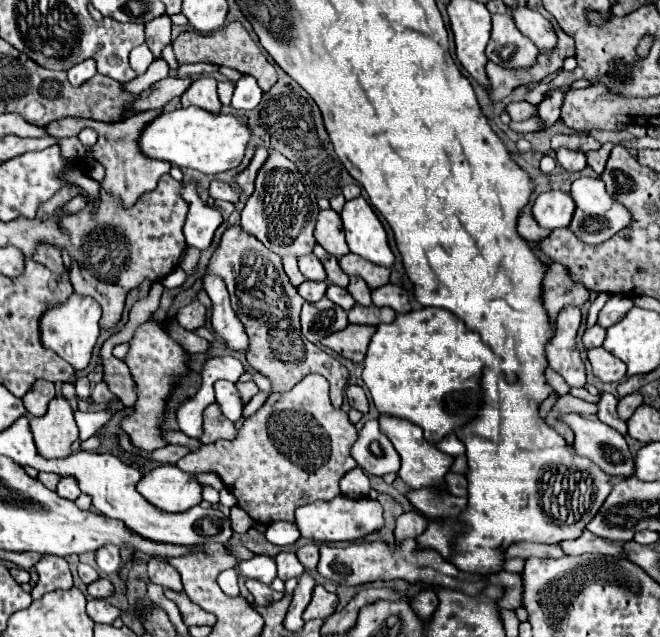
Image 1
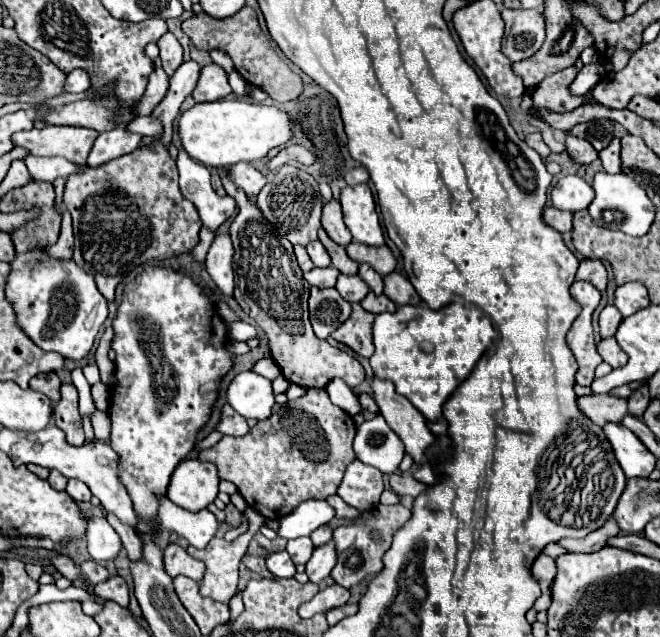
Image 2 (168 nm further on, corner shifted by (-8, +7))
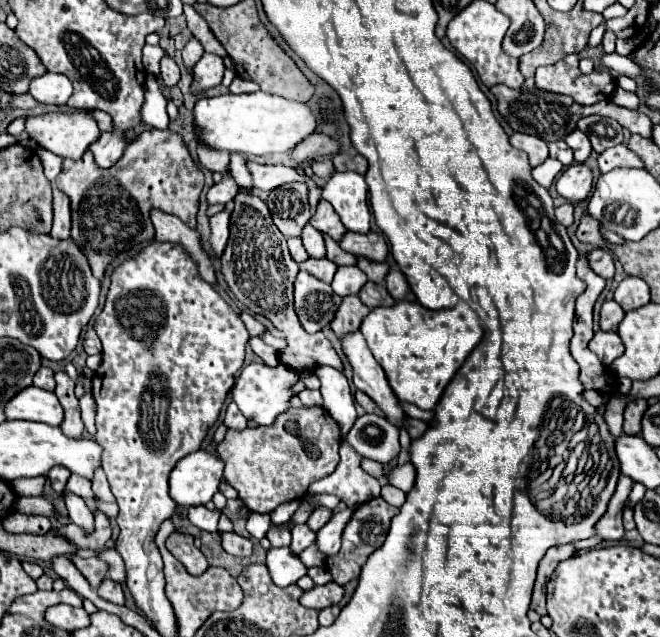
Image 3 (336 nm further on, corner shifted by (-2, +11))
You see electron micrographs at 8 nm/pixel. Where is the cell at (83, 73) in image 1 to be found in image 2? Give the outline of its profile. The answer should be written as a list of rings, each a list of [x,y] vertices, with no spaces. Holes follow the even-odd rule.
[[[76,69],[76,71],[68,73],[66,83],[64,83],[64,93],[82,93],[88,87],[90,87],[88,73],[82,69]]]

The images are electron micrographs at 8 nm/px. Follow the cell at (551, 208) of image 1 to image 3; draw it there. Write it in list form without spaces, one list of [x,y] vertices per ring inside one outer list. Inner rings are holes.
[[[574,163],[566,167],[556,179],[558,195],[570,203],[586,201],[590,189],[592,189],[592,171],[582,163]]]

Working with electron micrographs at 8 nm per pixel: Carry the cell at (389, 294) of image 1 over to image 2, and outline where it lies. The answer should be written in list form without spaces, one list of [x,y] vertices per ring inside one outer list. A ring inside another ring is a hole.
[[[390,273],[384,277],[384,293],[396,303],[396,305],[420,305],[420,295],[416,293],[414,285],[400,273]]]

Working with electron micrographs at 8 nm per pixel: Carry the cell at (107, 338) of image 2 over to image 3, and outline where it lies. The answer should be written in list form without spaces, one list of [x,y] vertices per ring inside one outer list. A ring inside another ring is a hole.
[[[88,329],[88,331],[86,331],[86,339],[84,339],[84,351],[86,351],[88,355],[94,355],[94,353],[102,351],[100,339],[98,339],[98,335],[96,335],[96,331],[94,331],[94,329]]]

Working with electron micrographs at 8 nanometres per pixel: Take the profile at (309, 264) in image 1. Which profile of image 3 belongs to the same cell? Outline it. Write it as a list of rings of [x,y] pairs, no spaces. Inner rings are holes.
[[[306,225],[304,231],[302,231],[302,243],[304,243],[304,249],[310,257],[314,259],[320,259],[324,257],[324,239],[322,239],[322,233],[318,233],[318,229],[314,229],[312,225]]]

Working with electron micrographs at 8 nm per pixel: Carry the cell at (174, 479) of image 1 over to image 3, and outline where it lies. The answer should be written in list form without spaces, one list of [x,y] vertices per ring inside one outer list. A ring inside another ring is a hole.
[[[196,451],[178,461],[170,473],[170,497],[176,505],[206,505],[218,491],[224,463],[206,451]]]

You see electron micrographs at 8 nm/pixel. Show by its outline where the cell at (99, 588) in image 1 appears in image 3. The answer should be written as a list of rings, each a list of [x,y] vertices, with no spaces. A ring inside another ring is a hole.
[[[106,577],[106,579],[100,583],[100,587],[96,589],[96,593],[98,593],[102,599],[110,601],[110,603],[124,605],[124,593],[122,593],[122,587],[120,587],[120,583],[112,581],[110,577]]]

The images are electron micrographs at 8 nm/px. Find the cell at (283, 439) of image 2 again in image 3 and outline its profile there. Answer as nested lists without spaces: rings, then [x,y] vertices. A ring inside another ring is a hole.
[[[304,405],[300,409],[288,409],[288,411],[280,413],[276,417],[276,421],[268,427],[246,427],[242,431],[228,431],[224,441],[218,443],[216,455],[224,461],[226,483],[230,483],[238,491],[244,505],[256,513],[272,513],[278,505],[306,495],[308,487],[314,481],[330,475],[336,469],[336,465],[340,461],[340,457],[338,457],[340,437],[342,437],[340,427],[326,413],[326,409]]]

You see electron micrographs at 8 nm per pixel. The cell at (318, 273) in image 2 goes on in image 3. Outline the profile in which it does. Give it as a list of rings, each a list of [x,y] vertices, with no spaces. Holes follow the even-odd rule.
[[[308,259],[300,265],[302,271],[308,271],[310,275],[314,275],[316,279],[324,281],[324,283],[332,283],[332,277],[336,273],[336,265],[330,259]]]

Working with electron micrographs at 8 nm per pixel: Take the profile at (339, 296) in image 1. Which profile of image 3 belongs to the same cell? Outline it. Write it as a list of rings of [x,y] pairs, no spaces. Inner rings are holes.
[[[338,267],[332,281],[332,289],[340,297],[346,297],[346,295],[356,295],[364,283],[366,275],[358,267]]]

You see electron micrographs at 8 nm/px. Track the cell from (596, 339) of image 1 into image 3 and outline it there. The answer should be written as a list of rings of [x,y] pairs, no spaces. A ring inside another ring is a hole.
[[[606,301],[600,309],[600,329],[602,331],[616,331],[618,323],[624,319],[624,311],[616,301]]]

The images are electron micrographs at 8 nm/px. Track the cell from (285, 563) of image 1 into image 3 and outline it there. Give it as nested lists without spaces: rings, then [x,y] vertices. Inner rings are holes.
[[[294,525],[290,549],[292,549],[296,555],[300,555],[304,549],[308,549],[308,547],[314,543],[314,537],[316,537],[316,533],[314,533],[312,529],[308,529],[306,525]]]

